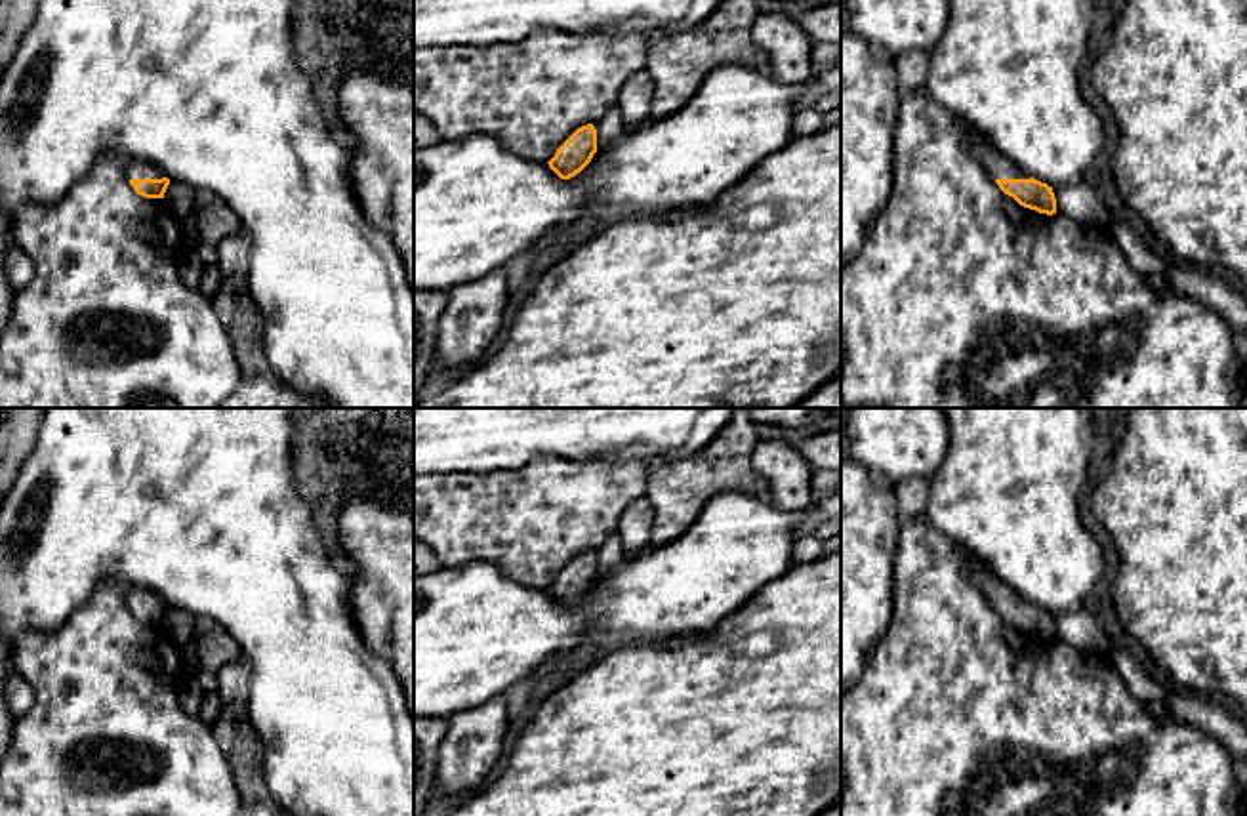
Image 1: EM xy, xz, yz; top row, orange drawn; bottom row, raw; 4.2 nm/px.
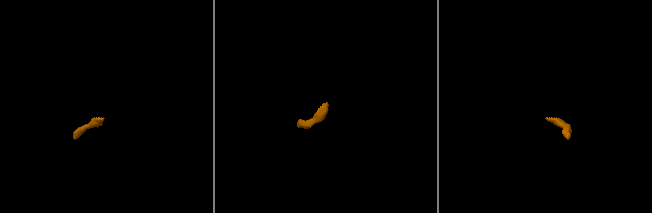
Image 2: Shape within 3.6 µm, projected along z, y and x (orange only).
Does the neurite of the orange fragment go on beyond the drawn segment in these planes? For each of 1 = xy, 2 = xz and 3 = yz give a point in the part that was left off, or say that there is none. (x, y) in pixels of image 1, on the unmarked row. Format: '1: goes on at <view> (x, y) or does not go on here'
1: goes on at xy (136, 595)
2: does not go on here
3: goes on at yz (996, 591)

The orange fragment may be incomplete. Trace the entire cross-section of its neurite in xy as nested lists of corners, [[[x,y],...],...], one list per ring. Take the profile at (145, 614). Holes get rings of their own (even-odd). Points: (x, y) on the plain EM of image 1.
[[[130,587],[126,602],[133,618],[145,625],[164,625],[170,606],[153,591]]]

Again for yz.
[[[969,562],[967,570],[974,585],[995,606],[1005,622],[1012,623],[1020,633],[1039,641],[1056,641],[1053,614],[1020,599],[1007,583],[995,578],[980,562]]]

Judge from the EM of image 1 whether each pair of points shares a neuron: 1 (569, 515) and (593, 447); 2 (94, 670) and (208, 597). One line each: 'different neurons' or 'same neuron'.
1: different neurons
2: different neurons

